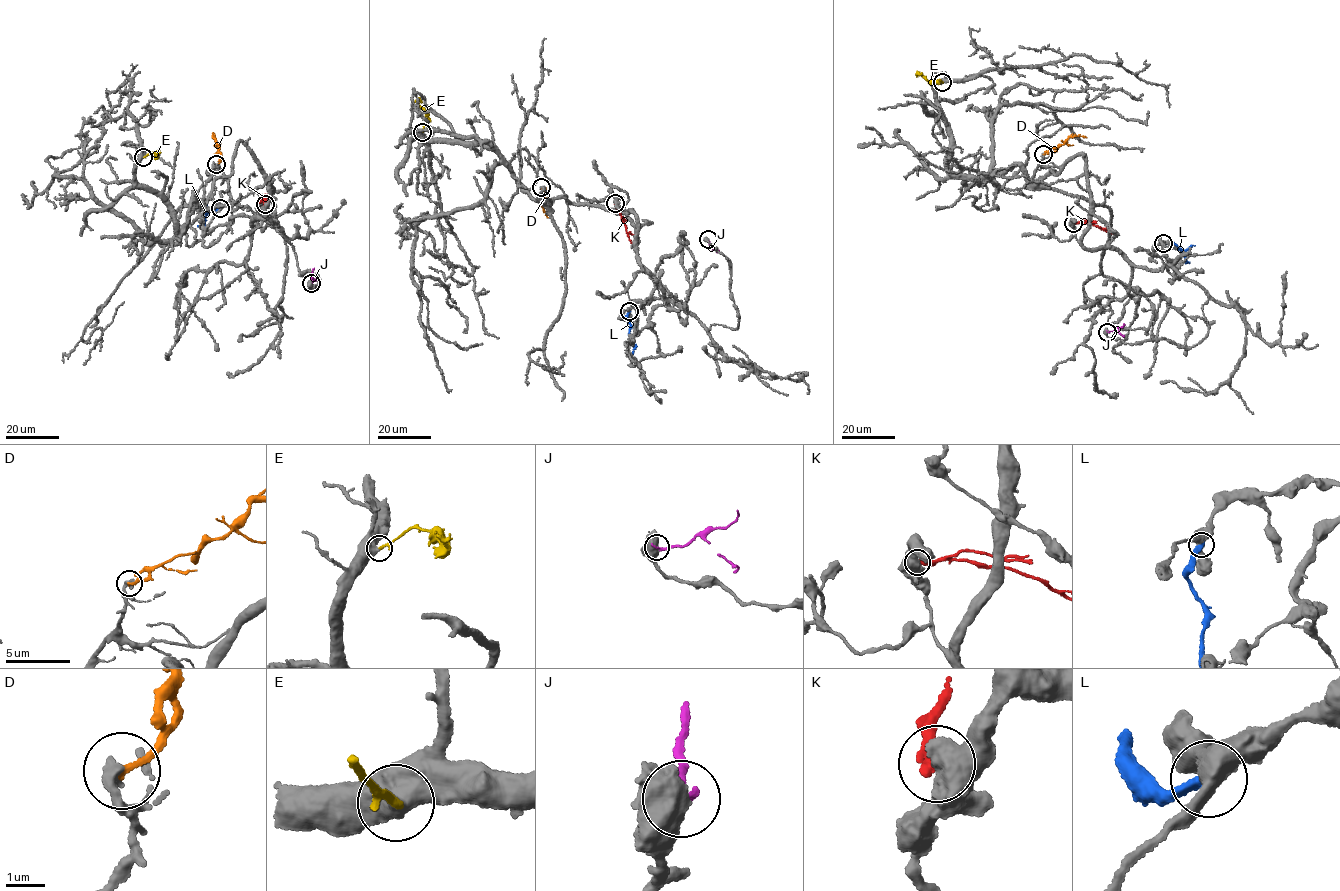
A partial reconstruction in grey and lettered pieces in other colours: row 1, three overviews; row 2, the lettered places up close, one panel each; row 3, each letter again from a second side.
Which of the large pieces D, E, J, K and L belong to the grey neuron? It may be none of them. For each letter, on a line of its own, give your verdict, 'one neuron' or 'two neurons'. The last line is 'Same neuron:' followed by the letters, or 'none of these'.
D: two neurons
E: two neurons
J: two neurons
K: two neurons
L: two neurons
Same neuron: none of these

